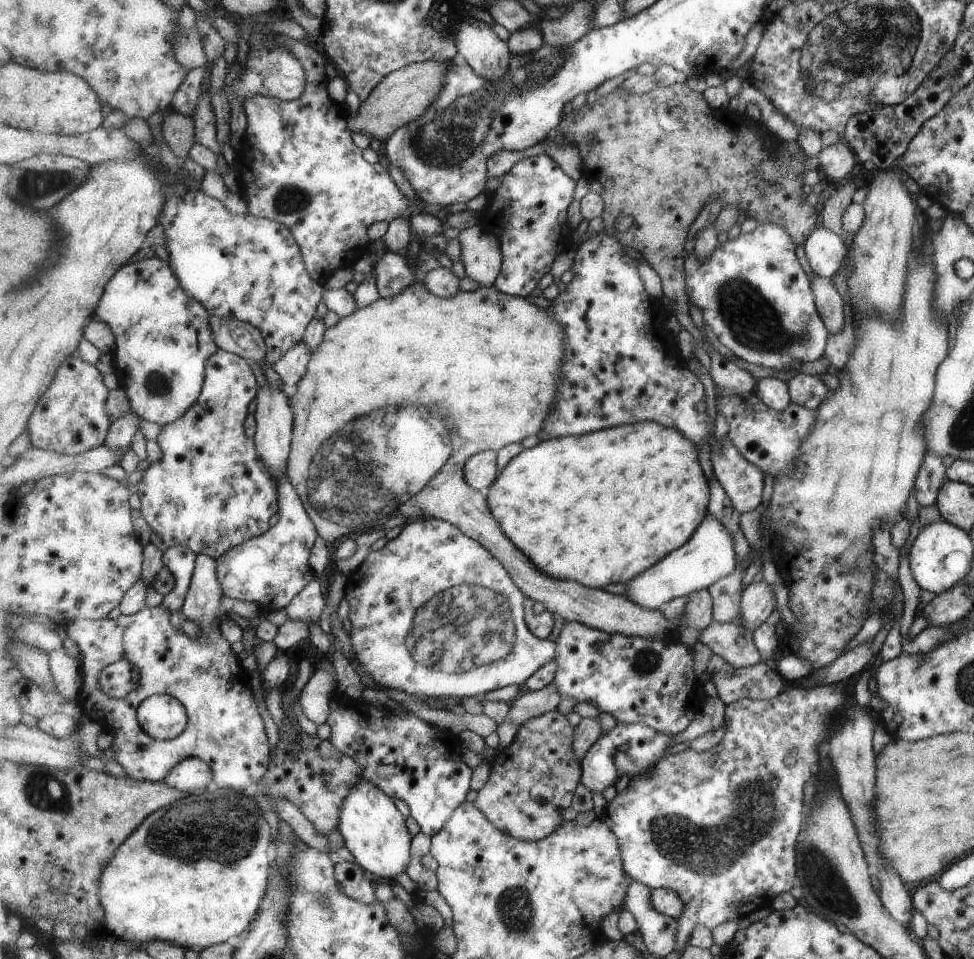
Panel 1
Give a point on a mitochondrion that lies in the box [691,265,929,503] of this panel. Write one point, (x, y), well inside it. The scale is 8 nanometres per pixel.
(753, 323)

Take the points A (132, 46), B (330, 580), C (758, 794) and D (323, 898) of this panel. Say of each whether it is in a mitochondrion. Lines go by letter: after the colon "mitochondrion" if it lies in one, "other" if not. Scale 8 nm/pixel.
A: other
B: other
C: mitochondrion
D: mitochondrion

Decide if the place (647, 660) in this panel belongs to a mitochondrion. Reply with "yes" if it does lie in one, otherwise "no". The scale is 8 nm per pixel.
yes

